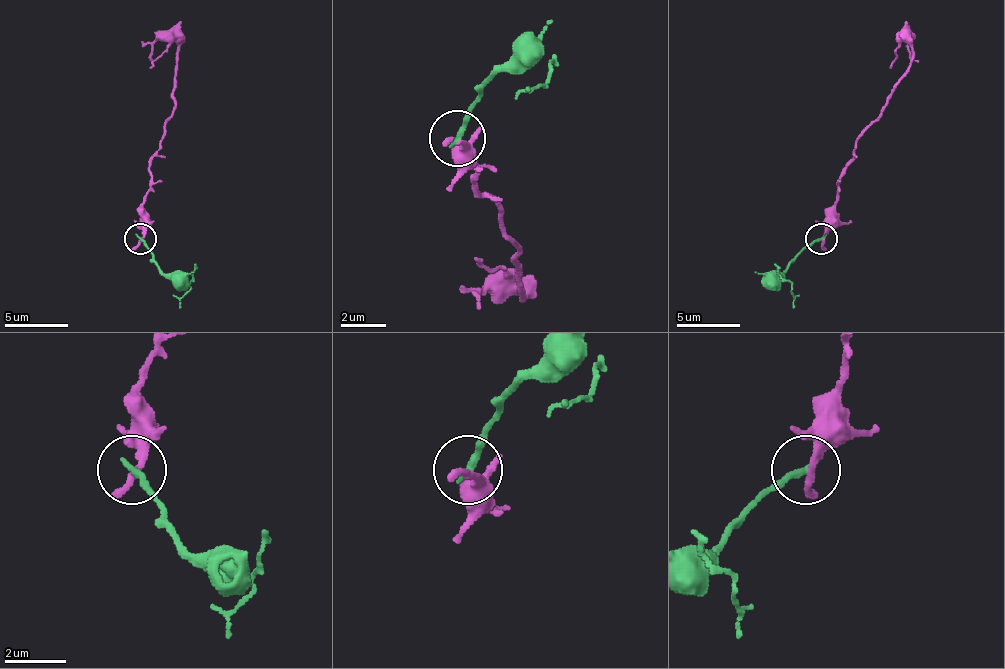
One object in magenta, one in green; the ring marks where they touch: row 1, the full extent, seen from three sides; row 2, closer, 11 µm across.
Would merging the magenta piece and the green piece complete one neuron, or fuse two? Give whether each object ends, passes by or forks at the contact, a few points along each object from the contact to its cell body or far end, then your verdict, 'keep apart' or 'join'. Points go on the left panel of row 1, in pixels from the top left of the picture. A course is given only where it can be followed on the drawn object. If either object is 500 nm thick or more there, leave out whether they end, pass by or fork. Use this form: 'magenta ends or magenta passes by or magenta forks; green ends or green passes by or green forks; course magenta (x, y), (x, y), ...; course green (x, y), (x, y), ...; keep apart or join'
magenta ends; green ends; course magenta (141, 239), (150, 160), (163, 134), (163, 122), (172, 112), (176, 42), (160, 39), (150, 61); course green (141, 239), (166, 274), (188, 277), (179, 309); keep apart

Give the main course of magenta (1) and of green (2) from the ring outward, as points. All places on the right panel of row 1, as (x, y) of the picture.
1: (821, 239), (830, 220), (840, 172), (859, 134), (881, 112), (910, 64), (910, 39), (910, 55), (919, 61)
2: (821, 239), (808, 246), (776, 277), (792, 284), (792, 309)

